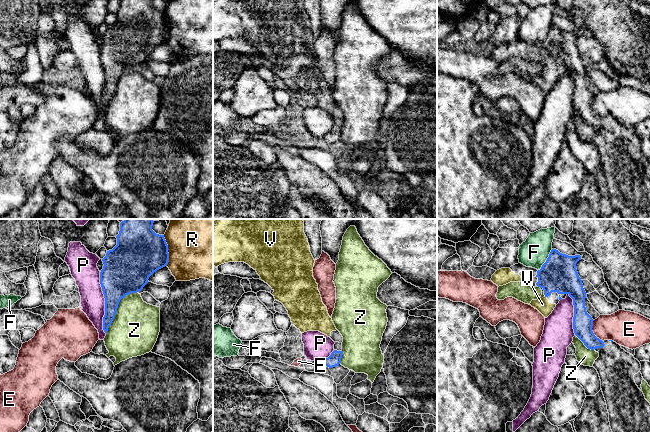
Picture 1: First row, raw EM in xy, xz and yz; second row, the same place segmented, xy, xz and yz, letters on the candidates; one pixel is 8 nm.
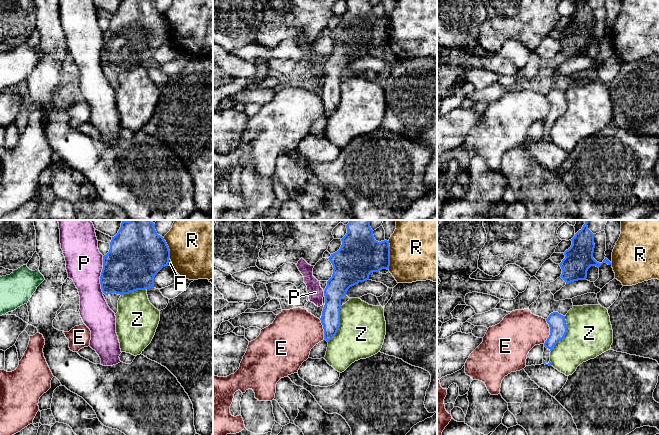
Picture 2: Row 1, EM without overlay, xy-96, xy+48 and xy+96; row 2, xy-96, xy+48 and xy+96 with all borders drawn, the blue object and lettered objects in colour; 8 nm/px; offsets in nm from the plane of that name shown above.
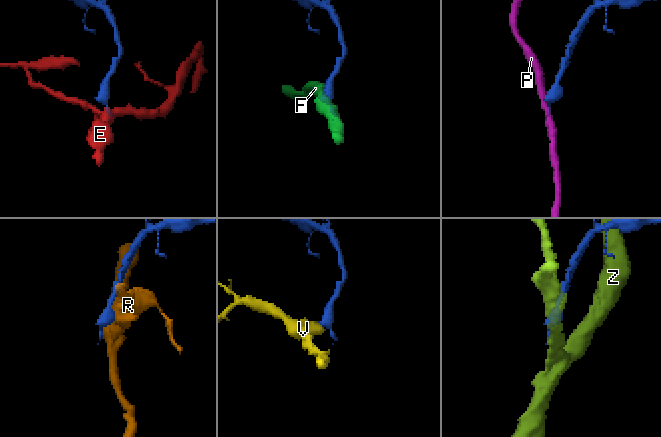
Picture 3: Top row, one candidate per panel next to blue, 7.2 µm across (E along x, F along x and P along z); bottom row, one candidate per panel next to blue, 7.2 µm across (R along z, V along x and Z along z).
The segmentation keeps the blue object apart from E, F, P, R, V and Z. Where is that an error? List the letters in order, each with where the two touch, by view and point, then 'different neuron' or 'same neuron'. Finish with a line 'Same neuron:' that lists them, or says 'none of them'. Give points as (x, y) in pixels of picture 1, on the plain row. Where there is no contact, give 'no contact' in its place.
E: contact yz (592, 107); different neuron
F: contact yz (546, 36); different neuron
P: contact xy (105, 79); different neuron
R: contact xy (167, 26); different neuron
V: contact yz (544, 70); same neuron
Z: contact xy (116, 85); different neuron
Same neuron: V

